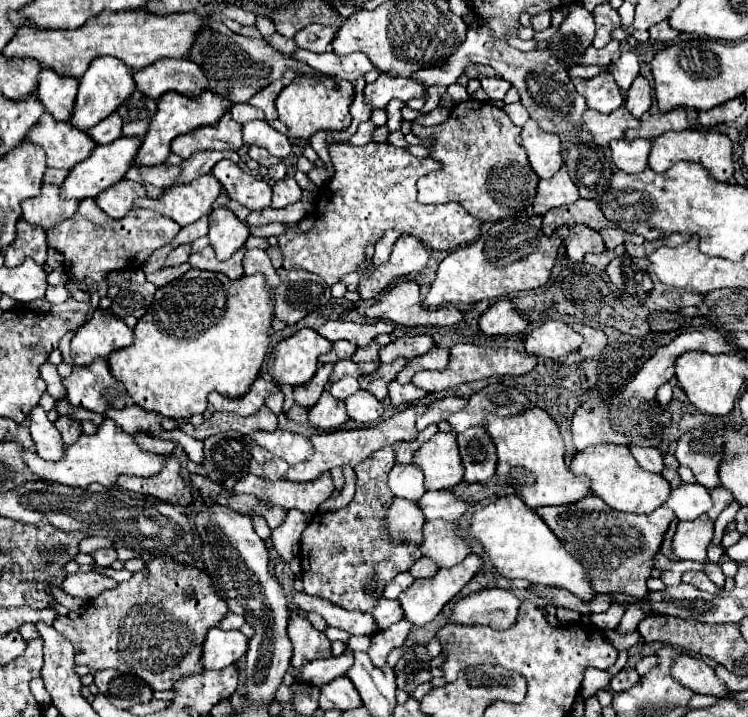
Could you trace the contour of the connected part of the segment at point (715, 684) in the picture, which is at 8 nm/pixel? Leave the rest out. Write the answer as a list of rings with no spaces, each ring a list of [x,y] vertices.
[[[681,654],[675,660],[671,672],[677,682],[685,684],[687,688],[691,688],[697,694],[707,694],[707,696],[715,696],[715,698],[725,698],[731,694],[731,690],[727,690],[727,686],[723,686],[719,682],[719,678],[715,676],[715,670],[695,656]]]

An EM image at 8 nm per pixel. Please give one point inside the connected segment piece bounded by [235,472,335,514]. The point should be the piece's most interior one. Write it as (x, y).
(307, 496)

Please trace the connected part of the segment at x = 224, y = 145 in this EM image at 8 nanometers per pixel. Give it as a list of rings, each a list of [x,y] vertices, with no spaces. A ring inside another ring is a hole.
[[[225,112],[219,118],[219,124],[213,126],[203,126],[197,128],[195,132],[177,136],[171,144],[171,150],[181,156],[181,158],[189,158],[195,152],[203,152],[203,150],[239,150],[243,146],[241,140],[241,124],[231,120],[231,114]],[[235,130],[239,130],[235,136]]]

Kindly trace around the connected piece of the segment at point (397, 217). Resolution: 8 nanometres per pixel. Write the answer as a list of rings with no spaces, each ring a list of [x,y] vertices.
[[[369,142],[367,146],[353,148],[353,146],[331,146],[329,156],[335,166],[333,178],[321,188],[317,196],[317,220],[311,230],[289,230],[277,236],[279,248],[283,252],[283,268],[303,268],[321,276],[327,284],[335,284],[341,276],[355,272],[355,268],[365,260],[365,246],[367,242],[377,242],[387,230],[399,230],[403,234],[413,234],[419,240],[427,242],[433,250],[455,250],[473,242],[479,236],[481,222],[473,218],[463,206],[449,202],[449,204],[431,204],[423,206],[417,202],[417,178],[429,172],[437,172],[441,164],[433,158],[417,158],[405,148],[397,148],[389,142]]]

